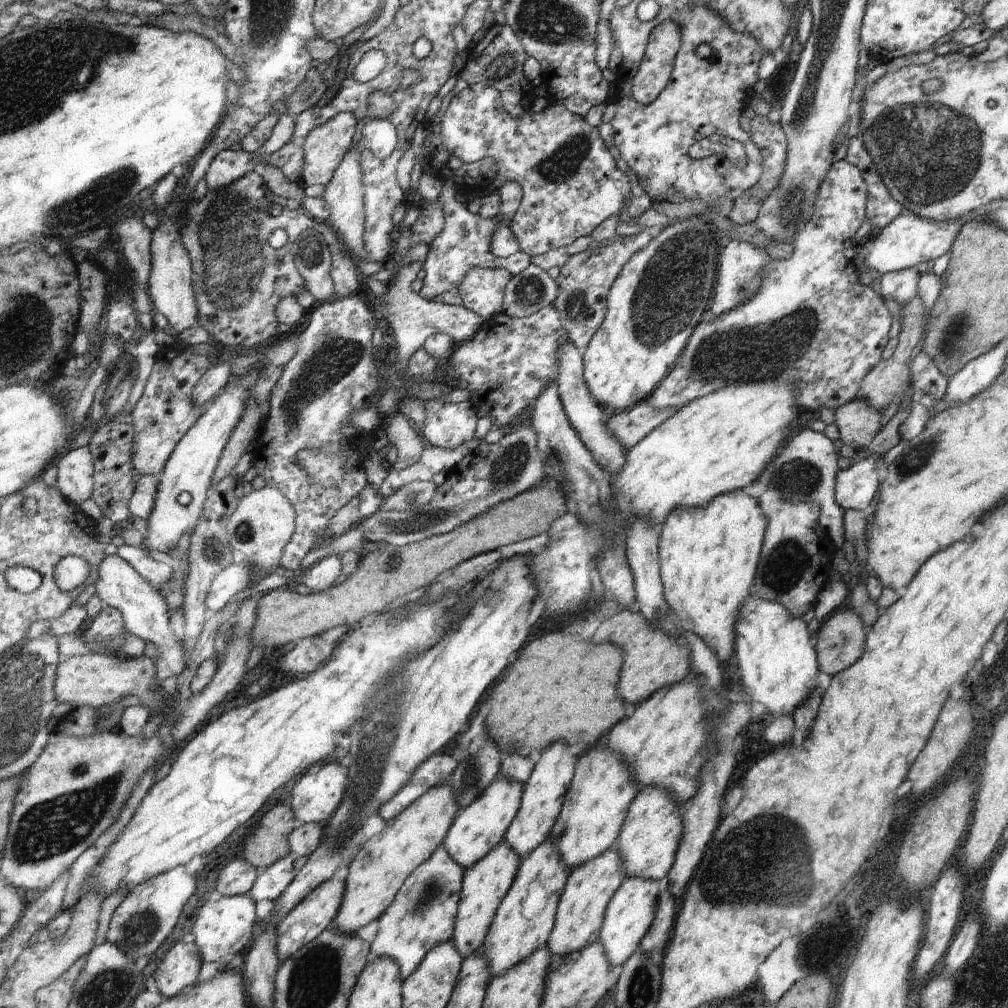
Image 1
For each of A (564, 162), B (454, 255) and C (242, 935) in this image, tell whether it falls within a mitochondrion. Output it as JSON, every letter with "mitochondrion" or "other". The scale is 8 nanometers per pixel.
{"A":"mitochondrion","B":"other","C":"other"}

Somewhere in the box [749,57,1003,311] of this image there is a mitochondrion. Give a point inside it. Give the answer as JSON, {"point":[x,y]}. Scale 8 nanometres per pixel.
{"point":[930,154]}

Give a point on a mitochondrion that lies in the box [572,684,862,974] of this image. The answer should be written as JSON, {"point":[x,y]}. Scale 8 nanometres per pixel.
{"point":[739,854]}

